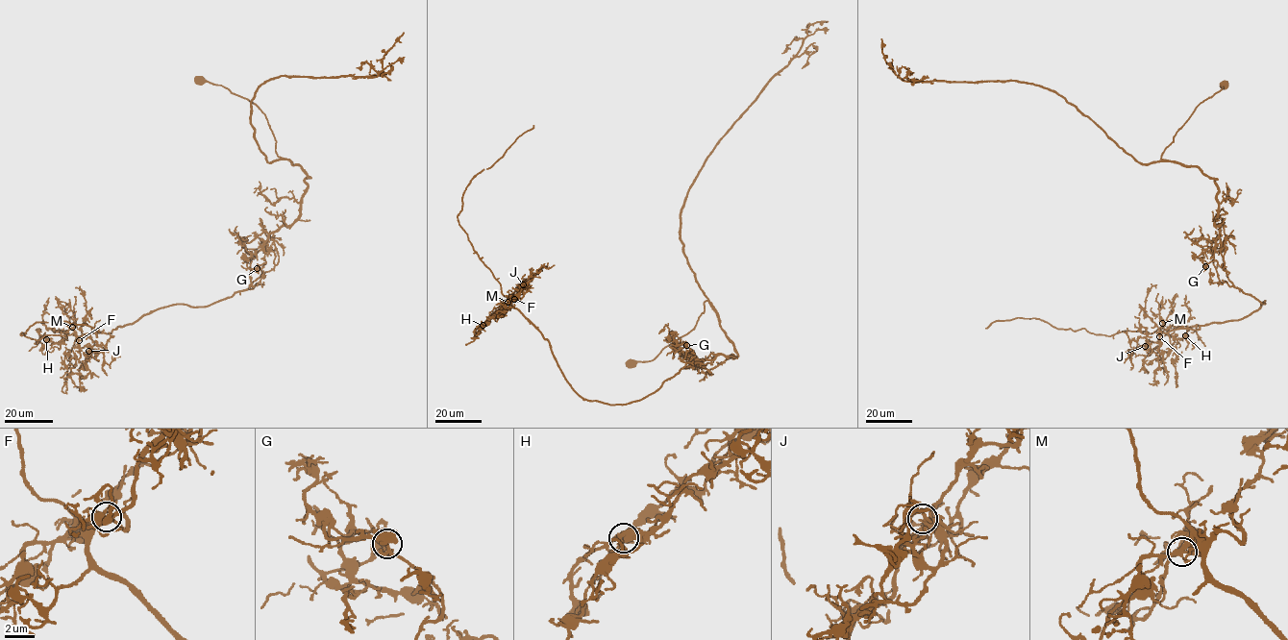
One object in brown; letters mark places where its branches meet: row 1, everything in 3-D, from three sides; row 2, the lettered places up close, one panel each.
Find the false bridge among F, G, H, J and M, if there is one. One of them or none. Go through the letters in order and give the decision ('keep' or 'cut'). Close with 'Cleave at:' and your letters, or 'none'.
F: keep
G: cut
H: keep
J: keep
M: keep
Cleave at: G

